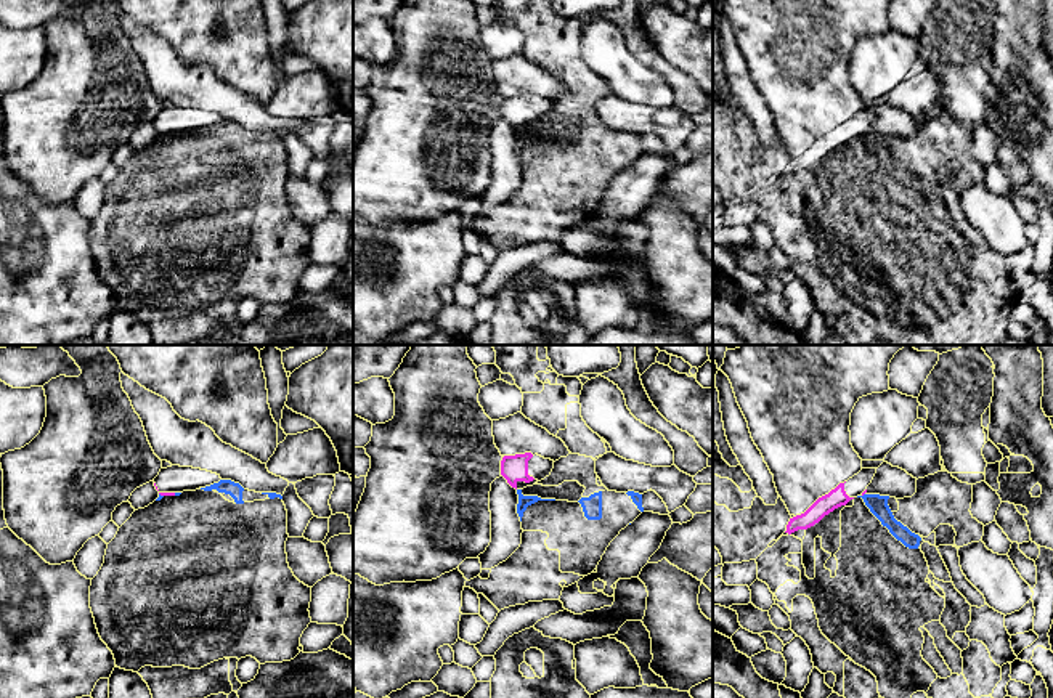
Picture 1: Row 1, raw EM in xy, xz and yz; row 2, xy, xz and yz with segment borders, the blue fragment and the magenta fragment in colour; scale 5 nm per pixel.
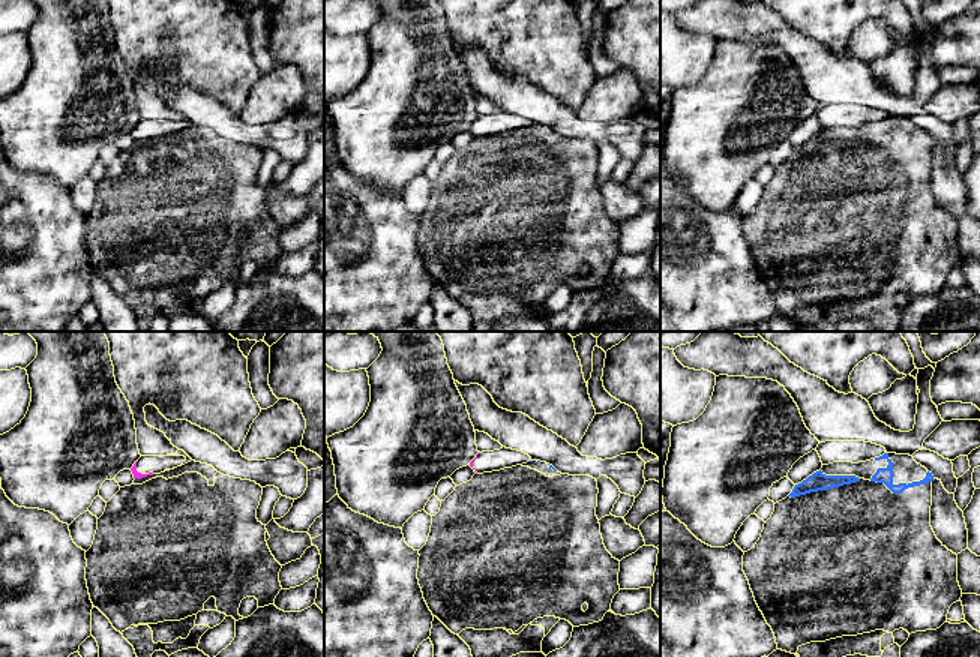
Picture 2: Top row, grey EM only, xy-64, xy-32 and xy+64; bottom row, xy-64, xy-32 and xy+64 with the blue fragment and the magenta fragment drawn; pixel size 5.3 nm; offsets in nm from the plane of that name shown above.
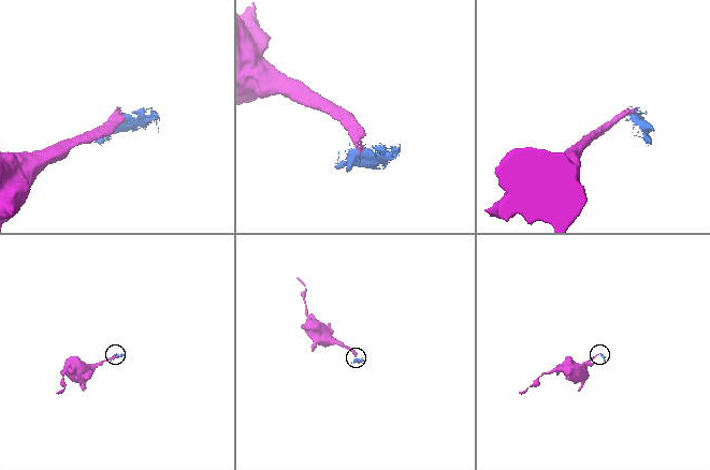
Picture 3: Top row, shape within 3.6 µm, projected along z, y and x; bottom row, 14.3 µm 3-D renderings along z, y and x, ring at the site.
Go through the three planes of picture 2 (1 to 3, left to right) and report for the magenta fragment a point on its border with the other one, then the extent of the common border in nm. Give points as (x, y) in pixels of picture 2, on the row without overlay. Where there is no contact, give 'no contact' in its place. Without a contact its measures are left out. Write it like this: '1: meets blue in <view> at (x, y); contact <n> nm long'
1: no contact
2: no contact
3: no contact

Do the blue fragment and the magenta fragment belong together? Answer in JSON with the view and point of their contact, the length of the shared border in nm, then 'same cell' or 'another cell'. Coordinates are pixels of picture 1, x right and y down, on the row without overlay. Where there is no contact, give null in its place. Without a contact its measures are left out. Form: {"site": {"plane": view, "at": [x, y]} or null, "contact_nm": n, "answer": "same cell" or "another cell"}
{"site": {"plane": "xy", "at": [159, 135]}, "contact_nm": 30, "answer": "another cell"}

